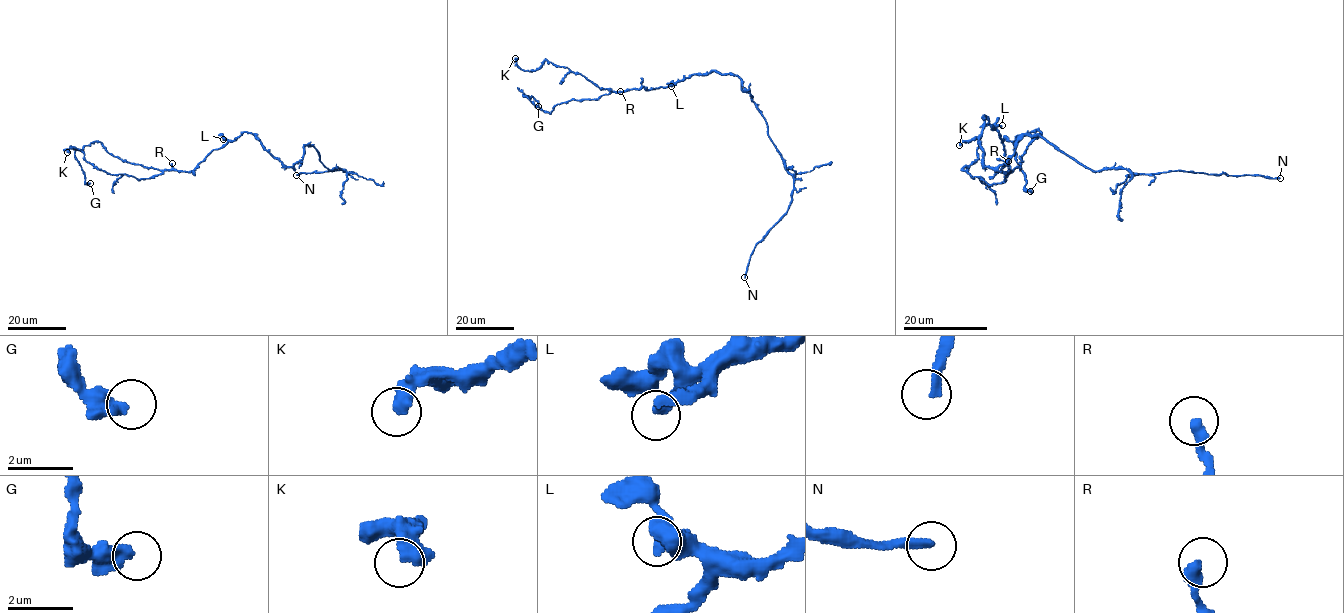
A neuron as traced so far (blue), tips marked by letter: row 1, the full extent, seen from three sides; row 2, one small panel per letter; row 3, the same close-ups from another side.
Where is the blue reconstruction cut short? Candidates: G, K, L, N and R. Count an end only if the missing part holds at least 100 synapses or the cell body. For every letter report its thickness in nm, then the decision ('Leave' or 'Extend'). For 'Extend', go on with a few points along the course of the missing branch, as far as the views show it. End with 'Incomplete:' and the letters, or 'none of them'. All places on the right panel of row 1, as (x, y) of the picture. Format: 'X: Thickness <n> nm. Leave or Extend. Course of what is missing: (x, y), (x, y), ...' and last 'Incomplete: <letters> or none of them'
G: Thickness 440 nm. Leave
K: Thickness 500 nm. Leave
L: Thickness 300 nm. Leave
N: Thickness 240 nm. Extend
R: Thickness 360 nm. Extend. Course of what is missing: (1008, 161), (1010, 143), (1022, 130), (1025, 116), (1025, 109), (1019, 109), (1053, 98), (1063, 102), (1052, 85)
Incomplete: N, R

